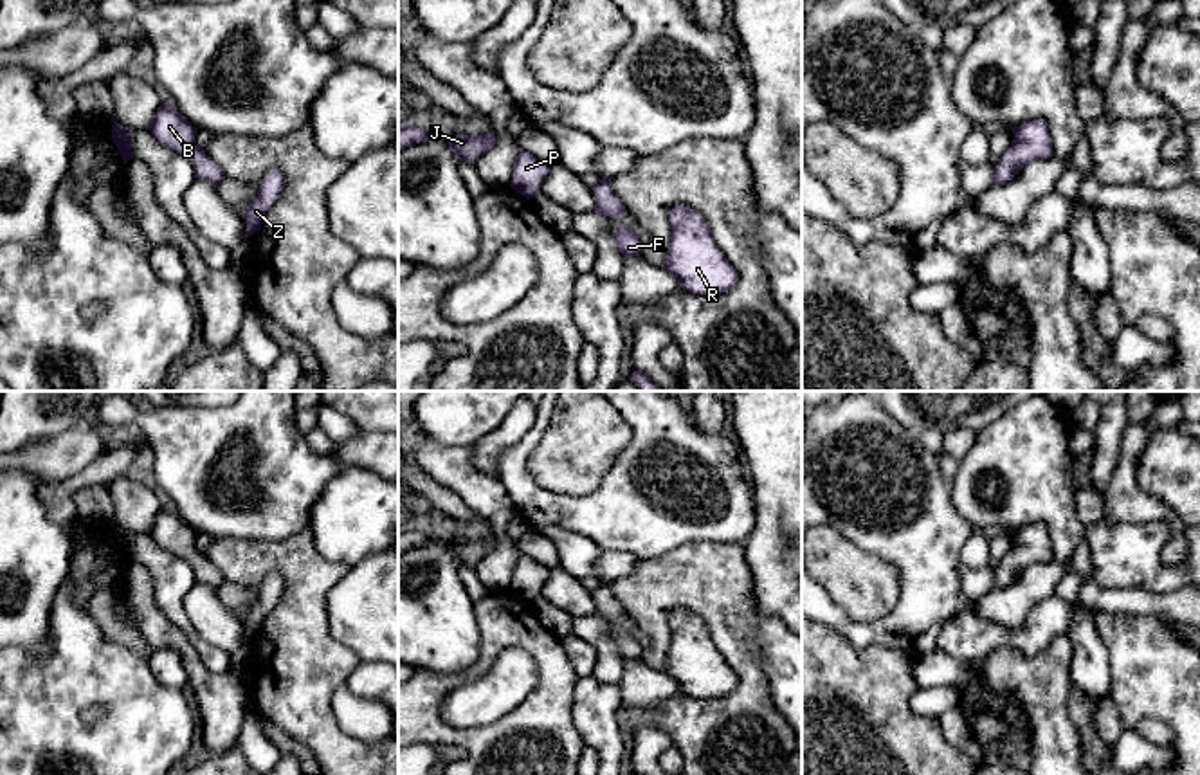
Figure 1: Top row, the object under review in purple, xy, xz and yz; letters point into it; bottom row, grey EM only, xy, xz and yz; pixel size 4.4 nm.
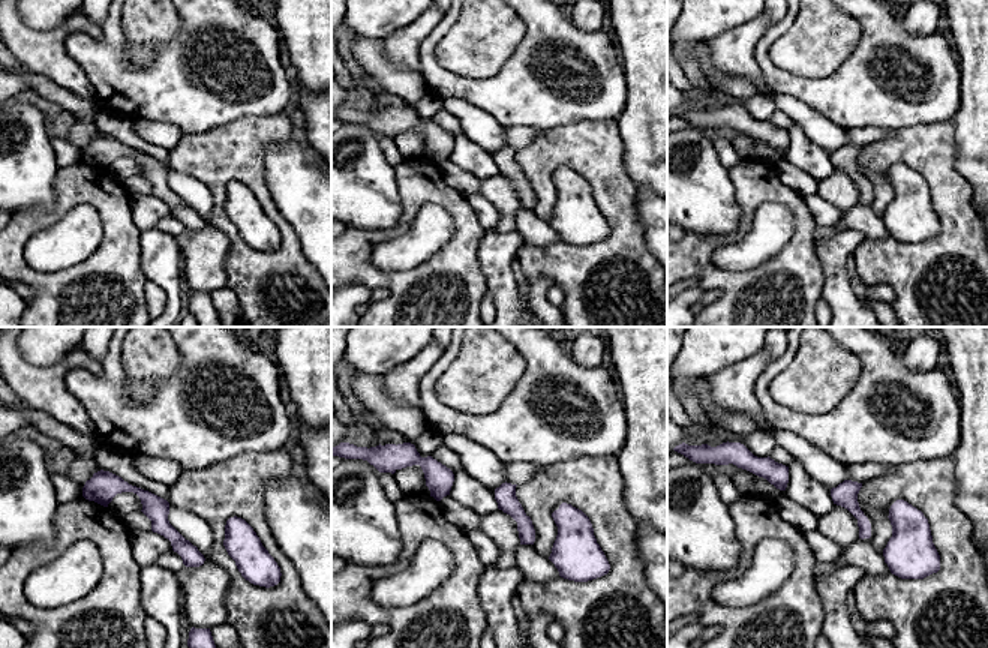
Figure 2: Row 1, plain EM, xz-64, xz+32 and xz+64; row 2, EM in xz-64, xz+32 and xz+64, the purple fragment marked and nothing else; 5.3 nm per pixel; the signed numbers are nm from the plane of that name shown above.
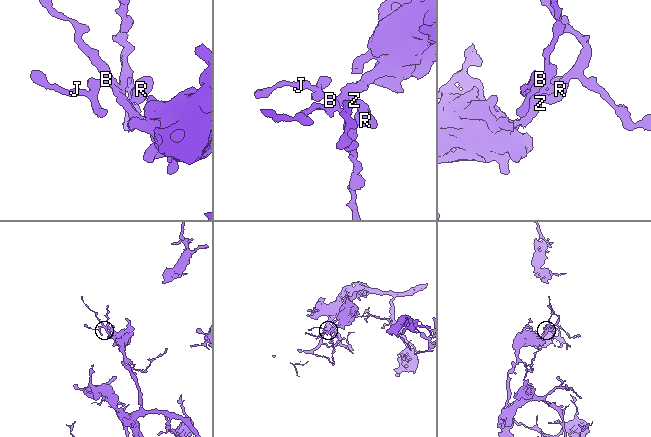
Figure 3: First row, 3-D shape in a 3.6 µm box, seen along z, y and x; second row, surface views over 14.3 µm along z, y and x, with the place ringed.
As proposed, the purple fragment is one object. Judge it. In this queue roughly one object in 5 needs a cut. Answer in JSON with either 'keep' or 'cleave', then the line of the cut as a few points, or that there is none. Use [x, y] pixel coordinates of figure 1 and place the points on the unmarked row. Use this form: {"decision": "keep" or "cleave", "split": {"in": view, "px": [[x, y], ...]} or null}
{"decision": "keep", "split": null}

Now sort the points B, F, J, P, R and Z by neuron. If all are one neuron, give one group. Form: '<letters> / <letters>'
B F J P R Z

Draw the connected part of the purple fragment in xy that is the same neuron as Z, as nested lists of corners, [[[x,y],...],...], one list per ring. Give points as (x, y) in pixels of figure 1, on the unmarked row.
[[[272,573],[270,579],[261,586],[258,600],[243,611],[247,642],[259,634],[265,616],[276,607],[285,589],[286,582],[277,573]]]

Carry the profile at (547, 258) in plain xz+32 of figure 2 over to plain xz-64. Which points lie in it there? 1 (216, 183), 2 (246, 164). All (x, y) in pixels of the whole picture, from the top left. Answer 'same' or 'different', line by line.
1: same
2: same

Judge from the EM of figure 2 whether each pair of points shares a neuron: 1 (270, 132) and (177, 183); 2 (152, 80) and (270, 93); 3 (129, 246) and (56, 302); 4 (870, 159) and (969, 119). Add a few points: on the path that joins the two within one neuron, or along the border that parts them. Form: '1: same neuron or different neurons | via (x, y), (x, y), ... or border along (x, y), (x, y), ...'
1: different neurons | border along (170, 165), (197, 177), (207, 188), (213, 201)
2: same neuron | via (182, 80), (240, 80)
3: same neuron | via (111, 264), (74, 302)
4: different neurons | border along (952, 122), (955, 161)

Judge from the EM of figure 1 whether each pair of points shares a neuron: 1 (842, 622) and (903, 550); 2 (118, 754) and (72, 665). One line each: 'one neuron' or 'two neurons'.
1: one neuron
2: one neuron

